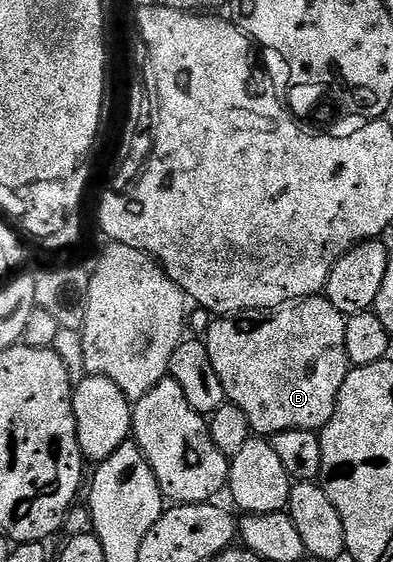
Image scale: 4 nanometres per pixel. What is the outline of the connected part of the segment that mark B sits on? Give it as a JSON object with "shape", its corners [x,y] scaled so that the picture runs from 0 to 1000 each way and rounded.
{"shape":[[[796,525],[786,532],[758,532],[728,544],[702,548],[662,564],[552,564],[539,569],[532,589],[517,598],[517,609],[527,628],[537,628],[537,649],[547,649],[547,664],[557,678],[567,678],[573,708],[593,717],[628,740],[636,769],[654,778],[692,778],[738,767],[740,763],[771,763],[774,767],[814,769],[842,749],[852,735],[852,721],[863,706],[863,692],[873,692],[873,678],[893,657],[883,635],[883,614],[878,612],[878,571],[880,562],[842,543],[842,536],[817,525]]]}

